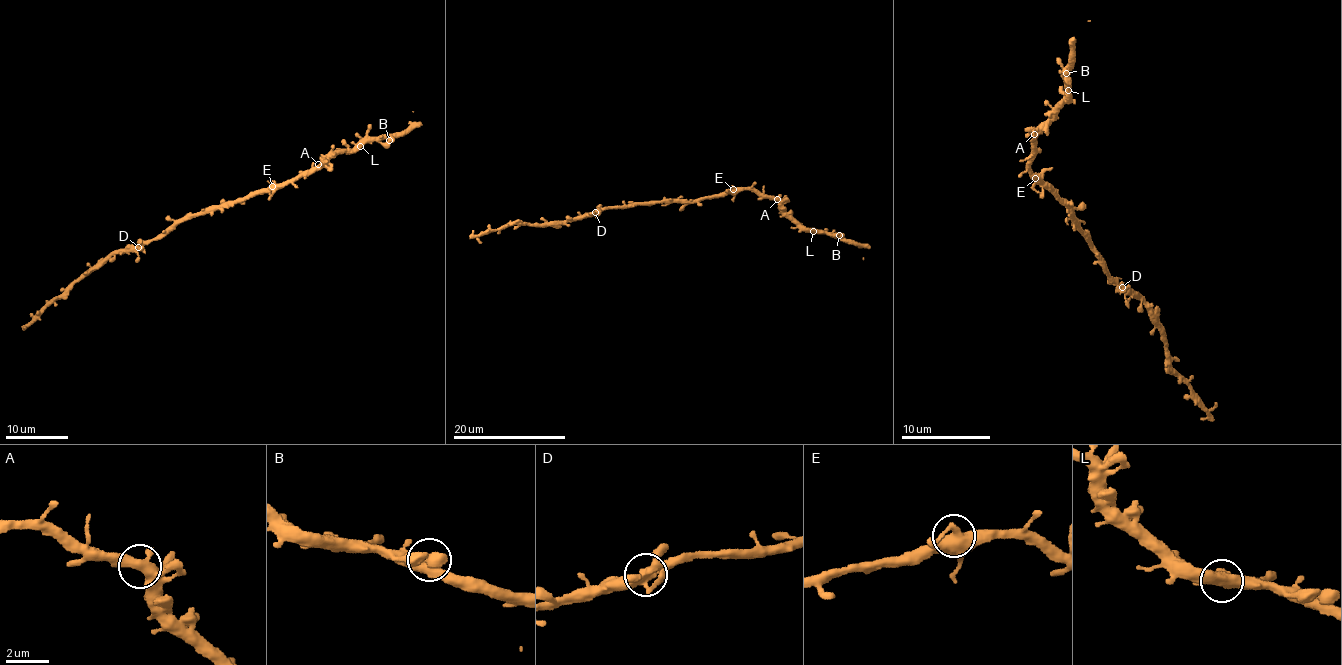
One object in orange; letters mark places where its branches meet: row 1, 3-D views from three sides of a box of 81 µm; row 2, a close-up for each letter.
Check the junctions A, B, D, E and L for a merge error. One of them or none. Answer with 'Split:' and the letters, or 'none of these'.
Split: none of these

